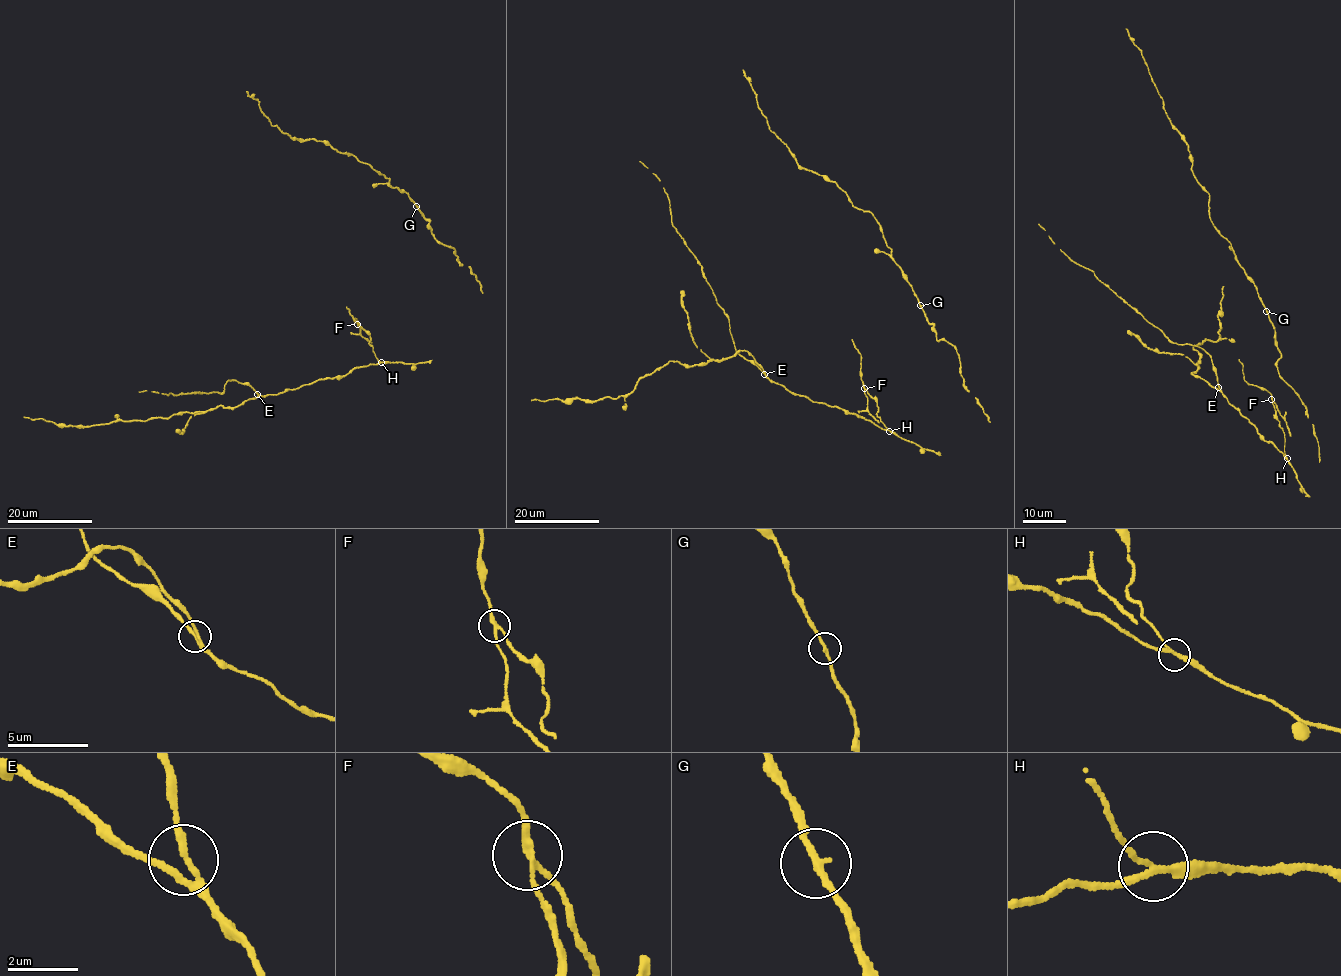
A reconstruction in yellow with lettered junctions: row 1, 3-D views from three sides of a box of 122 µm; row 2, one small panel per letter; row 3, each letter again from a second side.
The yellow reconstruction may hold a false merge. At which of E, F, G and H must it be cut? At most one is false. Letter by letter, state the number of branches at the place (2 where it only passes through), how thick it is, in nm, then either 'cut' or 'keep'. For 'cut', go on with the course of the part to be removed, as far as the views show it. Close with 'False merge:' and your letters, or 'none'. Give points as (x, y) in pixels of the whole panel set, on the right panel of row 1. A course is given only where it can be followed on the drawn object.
E: 3 | 150 nm | keep
F: 3 | 160 nm | cut | (1272, 399), (1290, 436)
G: 2 | 180 nm | keep
H: 3 | 180 nm | keep
False merge: F

